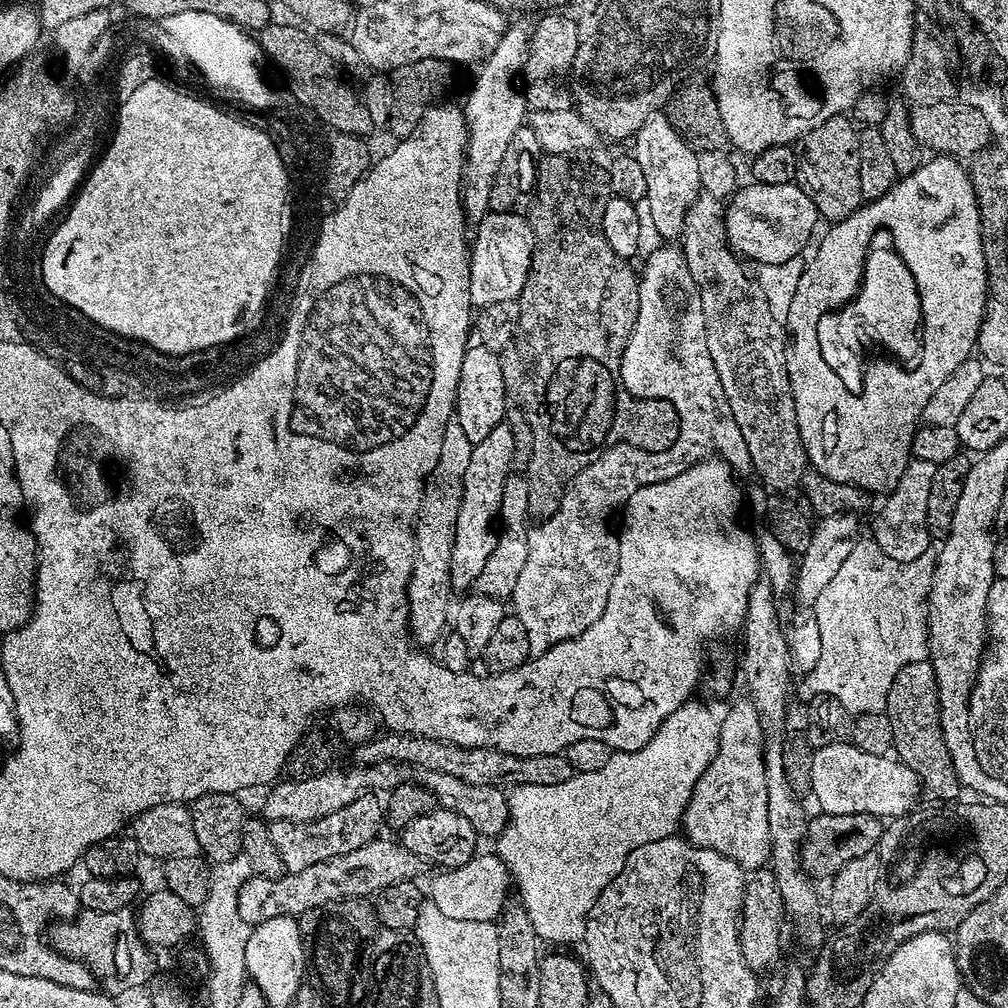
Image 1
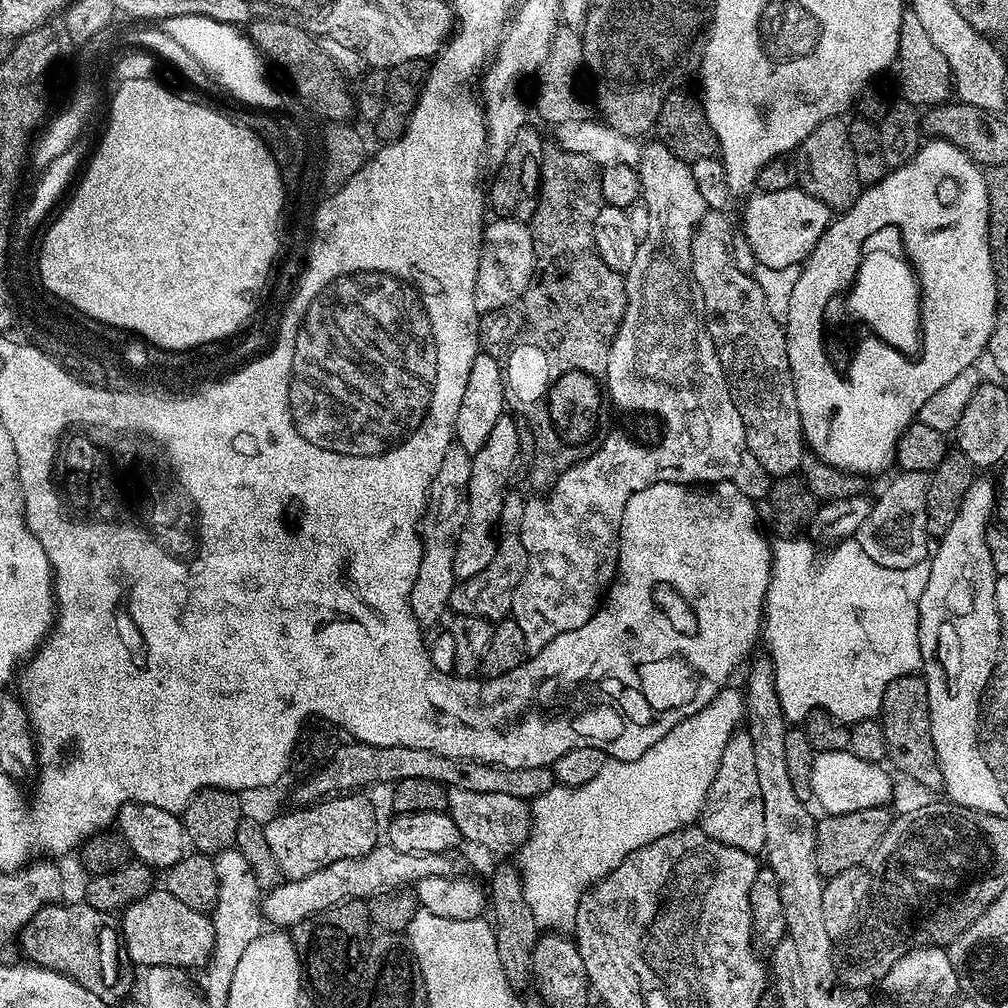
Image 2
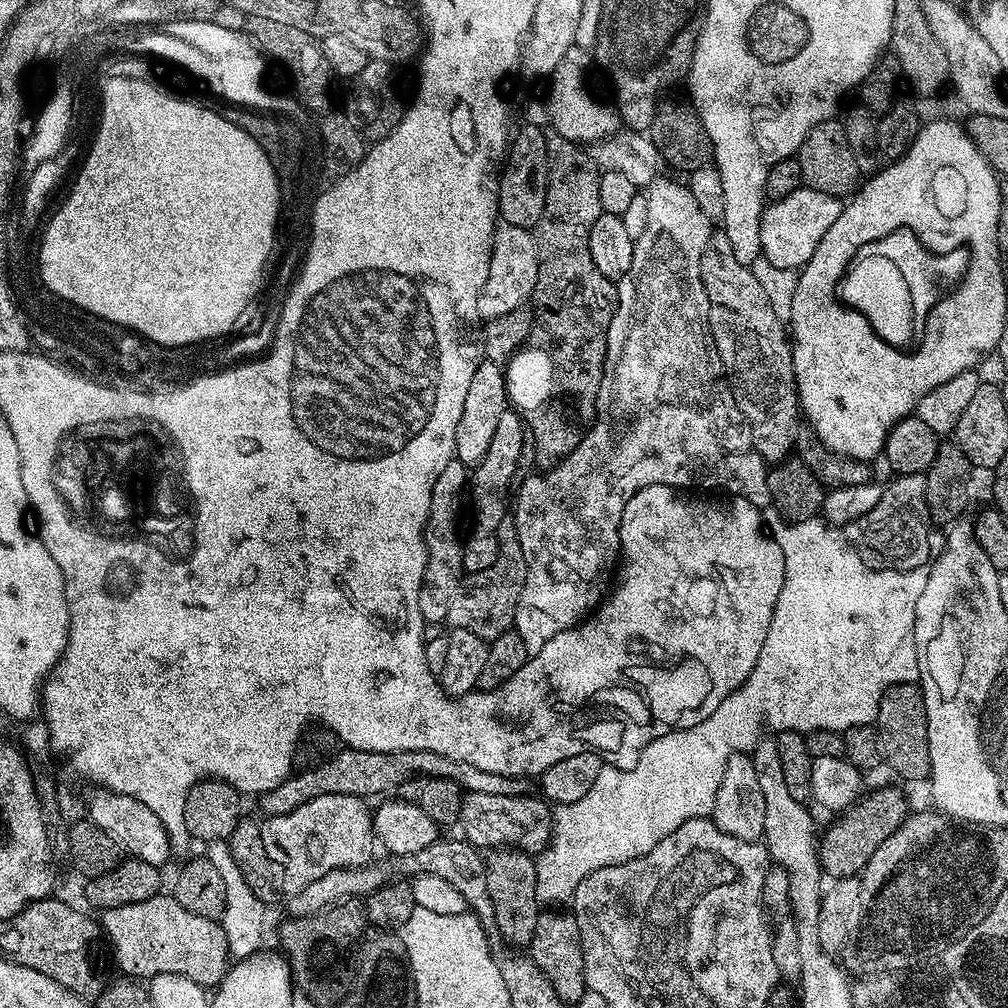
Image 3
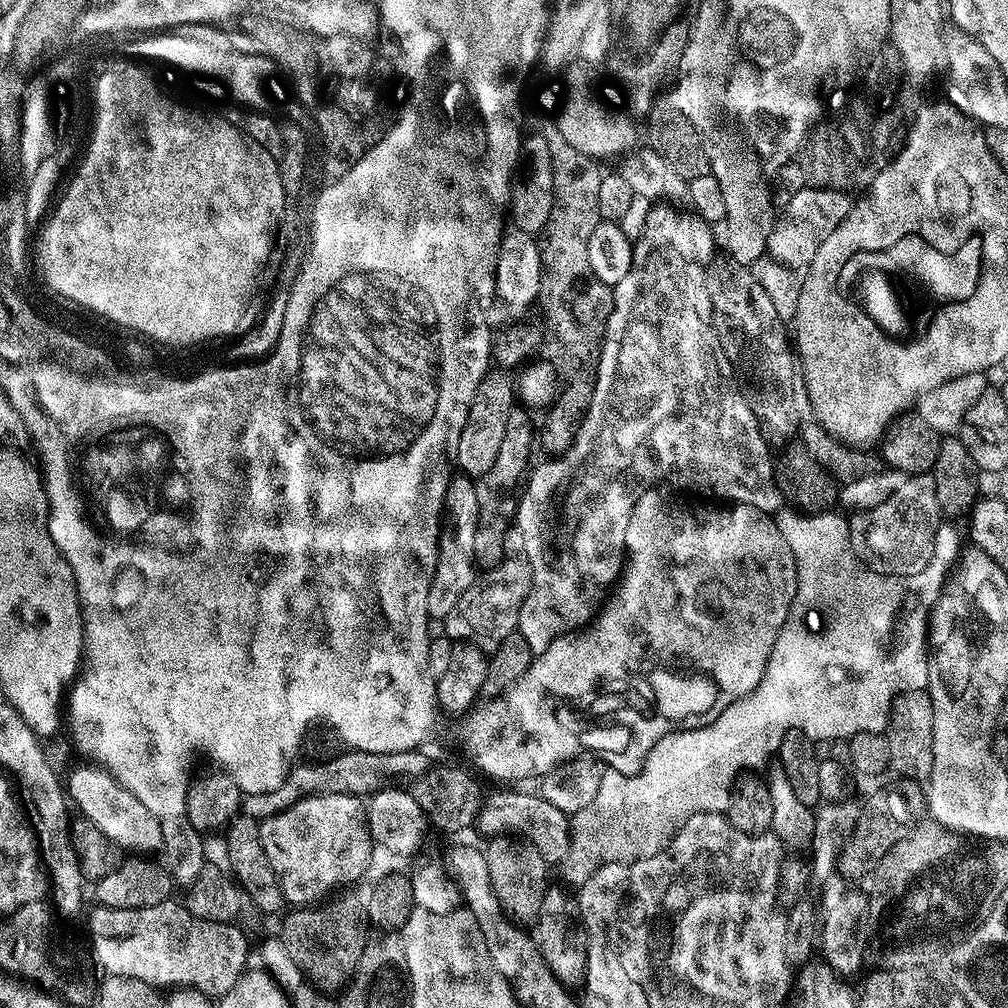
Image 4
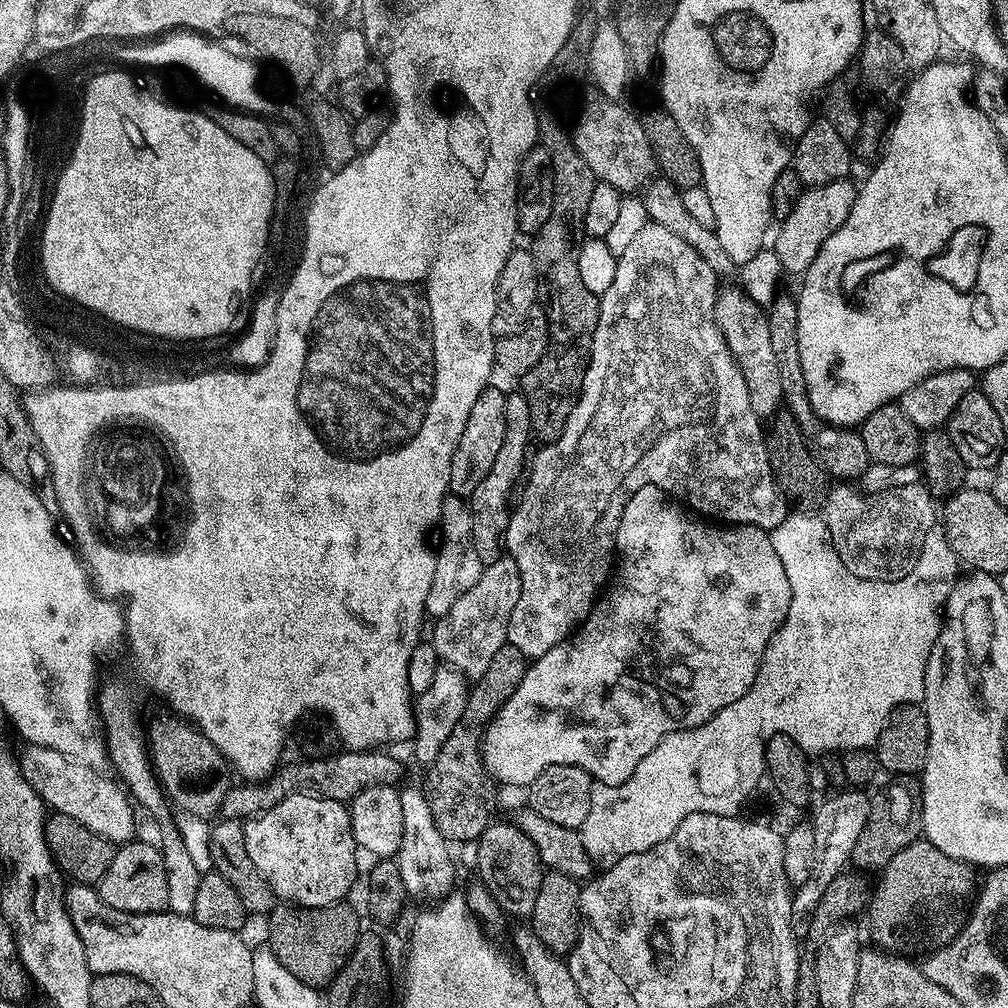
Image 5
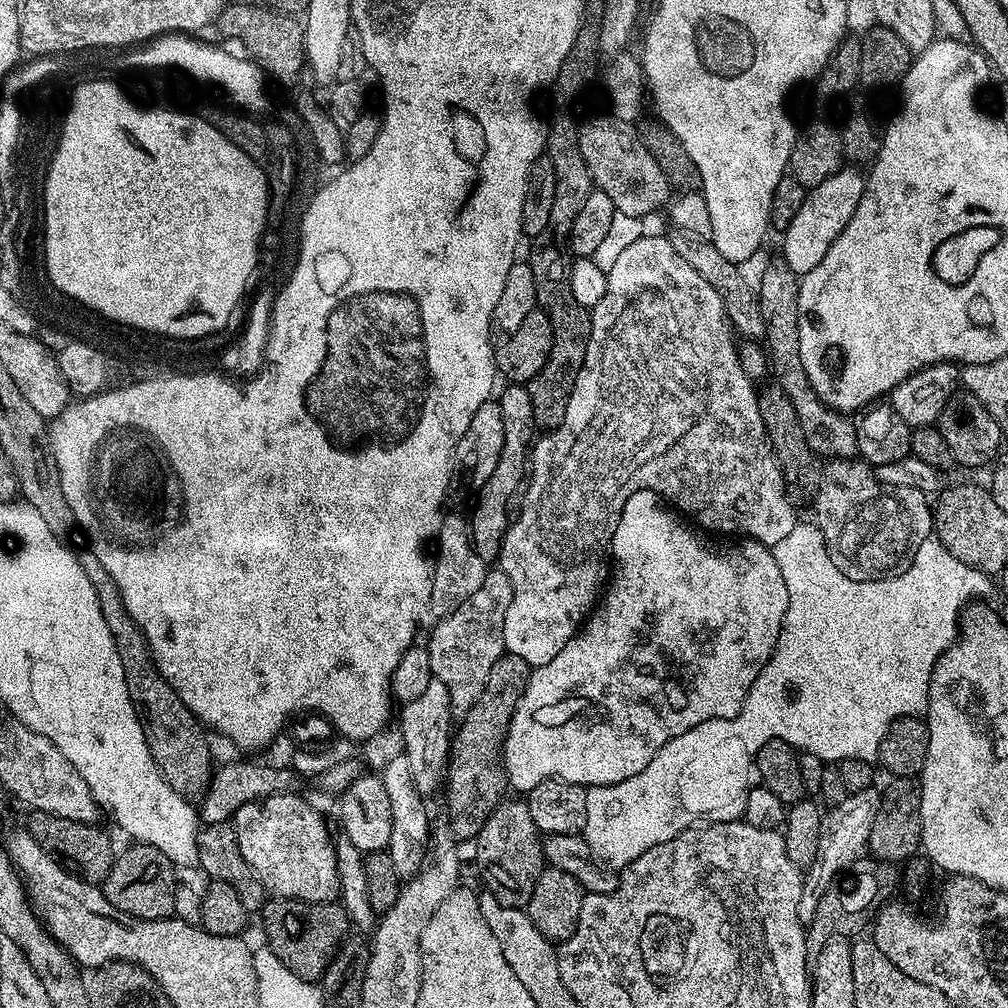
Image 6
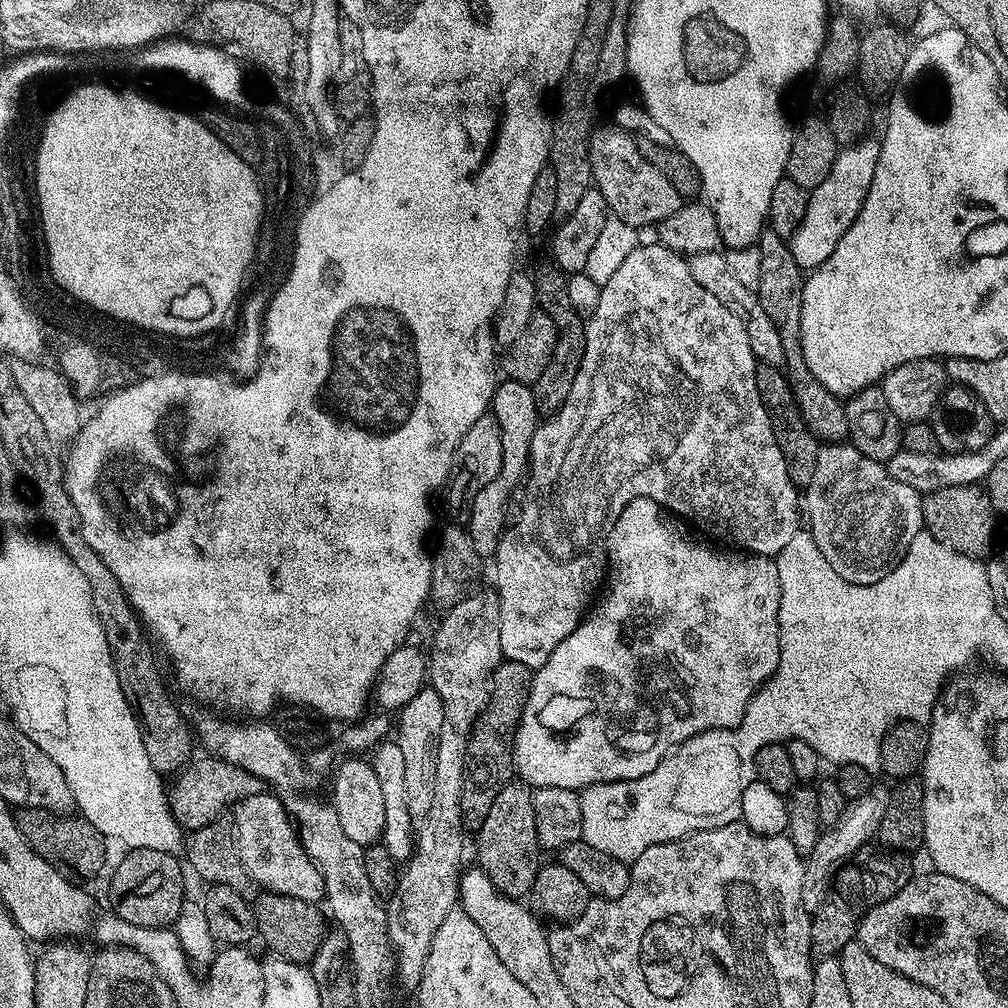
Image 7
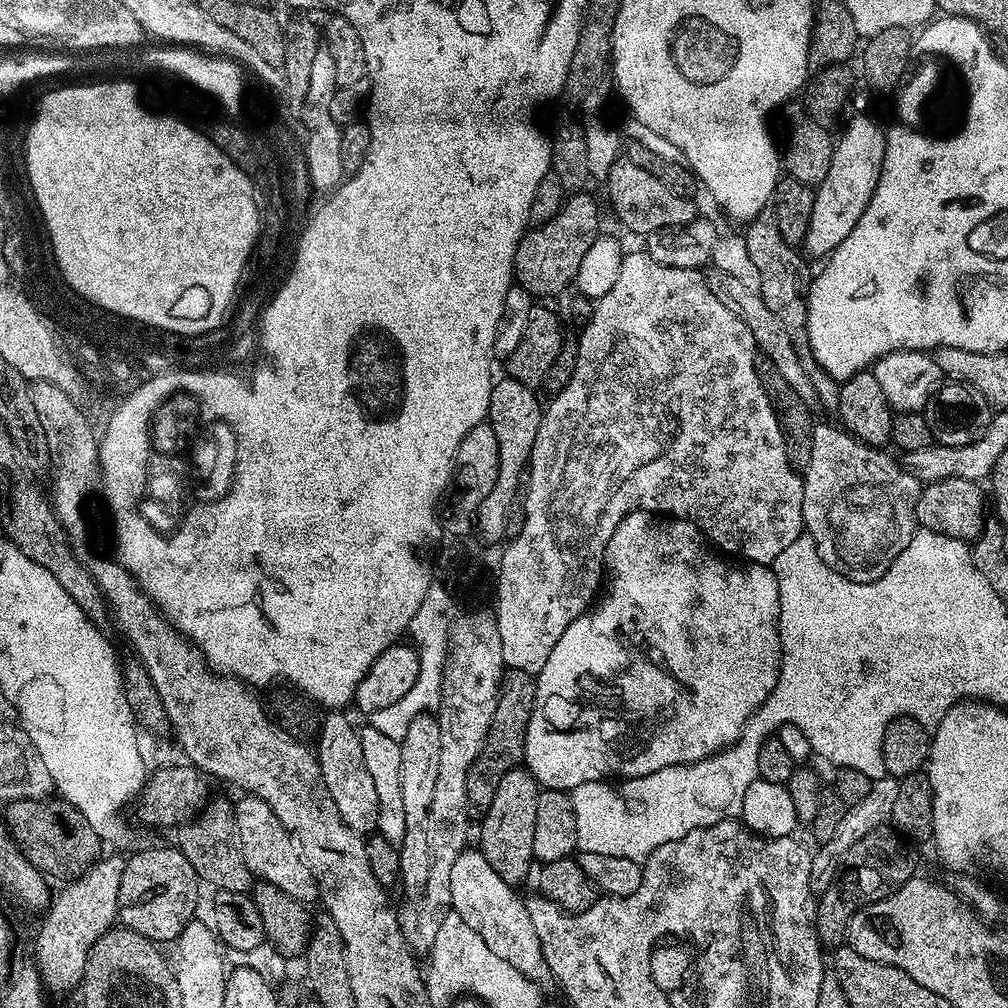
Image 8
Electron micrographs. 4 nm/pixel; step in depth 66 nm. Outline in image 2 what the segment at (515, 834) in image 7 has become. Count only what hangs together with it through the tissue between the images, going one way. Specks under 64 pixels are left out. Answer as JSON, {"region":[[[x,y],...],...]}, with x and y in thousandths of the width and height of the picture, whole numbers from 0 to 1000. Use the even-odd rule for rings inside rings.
{"region":[[[511,856],[496,857],[488,865],[486,913],[492,927],[494,954],[498,954],[498,962],[502,966],[505,976],[509,981],[515,982],[523,972],[529,971],[528,947],[530,946],[530,938],[538,928],[538,922],[530,915],[530,906],[527,905],[526,898],[522,895],[516,863]]]}

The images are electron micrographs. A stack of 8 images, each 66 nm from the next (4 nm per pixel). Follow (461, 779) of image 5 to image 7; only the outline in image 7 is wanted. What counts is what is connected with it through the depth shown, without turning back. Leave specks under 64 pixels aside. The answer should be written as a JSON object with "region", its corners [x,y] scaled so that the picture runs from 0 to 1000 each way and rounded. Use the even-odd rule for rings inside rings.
{"region":[[[500,655],[490,665],[488,691],[480,707],[472,713],[468,730],[464,733],[464,753],[458,784],[458,808],[461,818],[465,822],[475,823],[478,815],[482,815],[486,808],[486,800],[490,800],[490,792],[494,792],[494,788],[509,769],[508,741],[512,735],[518,704],[522,704],[526,692],[529,670],[529,664],[509,655]]]}

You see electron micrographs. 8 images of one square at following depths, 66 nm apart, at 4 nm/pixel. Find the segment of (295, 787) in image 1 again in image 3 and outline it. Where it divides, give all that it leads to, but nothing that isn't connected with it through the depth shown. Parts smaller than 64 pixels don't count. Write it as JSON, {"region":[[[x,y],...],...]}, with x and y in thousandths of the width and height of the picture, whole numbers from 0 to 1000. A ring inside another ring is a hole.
{"region":[[[463,787],[456,796],[454,814],[455,820],[460,820],[459,832],[473,843],[514,841],[525,847],[539,845],[544,840],[550,825],[550,806],[539,793],[531,794],[530,790]]]}

